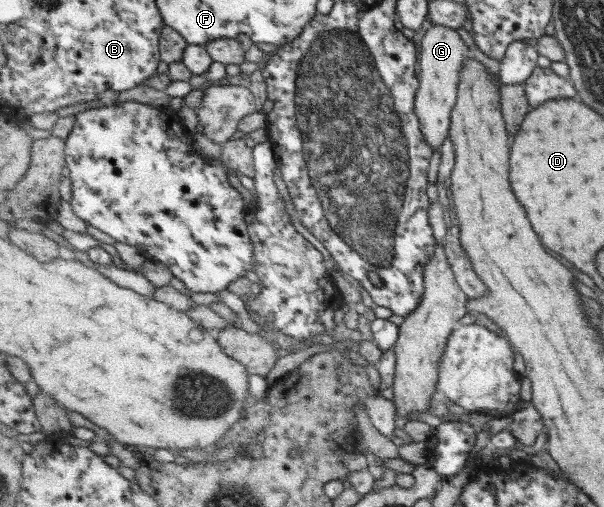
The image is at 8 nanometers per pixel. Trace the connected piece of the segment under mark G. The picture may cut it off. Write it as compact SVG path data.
M433 24L421 40L420 89L415 106L422 123L422 133L432 145L432 150L441 150L449 136L451 118L459 95L460 78L468 58L473 58L472 50L454 28Z

